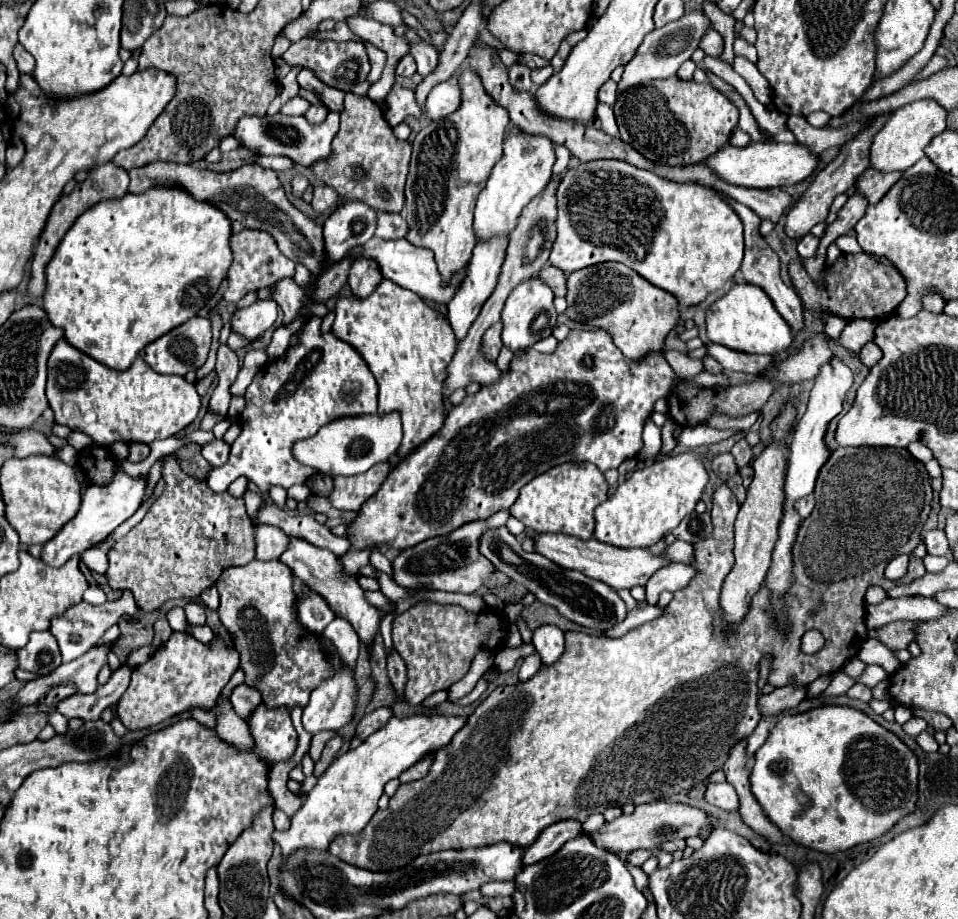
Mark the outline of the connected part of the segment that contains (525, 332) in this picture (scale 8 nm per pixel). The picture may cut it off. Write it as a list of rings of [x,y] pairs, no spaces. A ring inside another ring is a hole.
[[[529,277],[525,281],[521,281],[513,293],[509,295],[501,321],[503,321],[503,343],[513,349],[513,351],[521,351],[531,347],[533,343],[537,343],[539,339],[545,339],[551,335],[553,327],[555,327],[555,319],[557,319],[557,311],[553,307],[553,291],[549,289],[549,285],[545,281],[541,281],[539,277]]]

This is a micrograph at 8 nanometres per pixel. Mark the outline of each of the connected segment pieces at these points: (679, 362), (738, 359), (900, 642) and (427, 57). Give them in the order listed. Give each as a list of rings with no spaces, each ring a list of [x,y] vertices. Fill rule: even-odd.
[[[669,349],[669,351],[665,351],[663,357],[667,359],[667,363],[669,363],[671,369],[677,373],[679,379],[691,377],[691,375],[697,375],[697,373],[703,371],[703,363],[701,363],[701,359],[691,359],[687,353]]]
[[[711,343],[707,345],[707,351],[711,357],[715,357],[725,371],[743,371],[751,375],[761,375],[769,365],[775,363],[773,355],[749,355],[749,353],[737,353],[733,349],[725,349],[723,345]]]
[[[893,621],[879,629],[871,629],[867,635],[871,639],[881,641],[889,651],[899,651],[899,649],[907,649],[909,643],[915,641],[917,625],[919,625],[917,621]]]
[[[425,41],[421,45],[413,45],[411,55],[417,61],[417,73],[421,77],[427,77],[437,67],[437,51],[431,45],[427,45]]]

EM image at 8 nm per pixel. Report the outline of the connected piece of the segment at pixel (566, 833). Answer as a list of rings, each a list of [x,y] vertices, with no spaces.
[[[559,821],[557,825],[549,825],[549,829],[545,829],[545,833],[541,833],[537,841],[529,849],[525,849],[523,865],[535,865],[545,857],[551,857],[563,847],[563,843],[579,835],[583,835],[583,831],[581,825],[577,825],[575,821]]]

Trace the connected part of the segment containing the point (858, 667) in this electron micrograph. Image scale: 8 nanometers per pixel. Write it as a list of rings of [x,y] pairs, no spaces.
[[[853,657],[853,659],[849,659],[845,665],[843,665],[843,673],[847,673],[849,677],[857,677],[857,675],[861,675],[863,673],[863,669],[865,669],[865,663],[861,663],[857,657]]]

